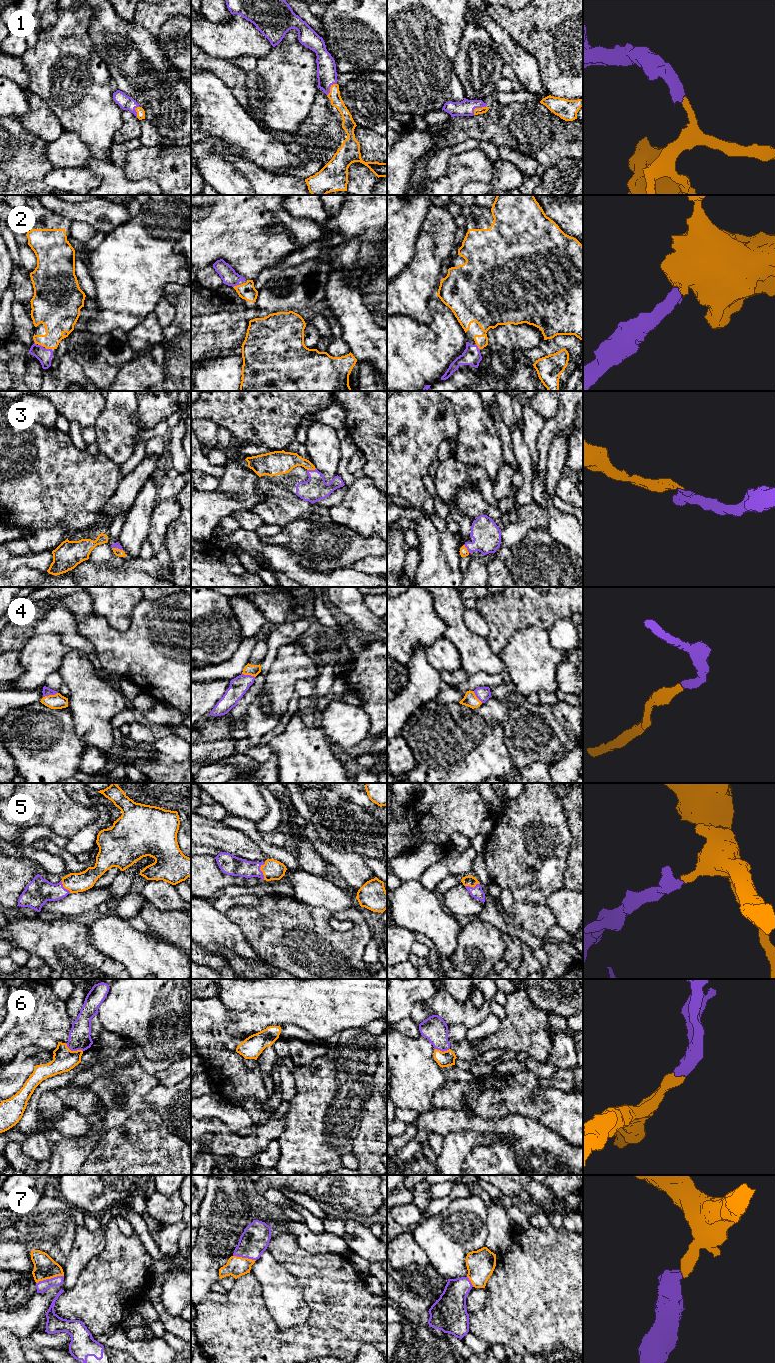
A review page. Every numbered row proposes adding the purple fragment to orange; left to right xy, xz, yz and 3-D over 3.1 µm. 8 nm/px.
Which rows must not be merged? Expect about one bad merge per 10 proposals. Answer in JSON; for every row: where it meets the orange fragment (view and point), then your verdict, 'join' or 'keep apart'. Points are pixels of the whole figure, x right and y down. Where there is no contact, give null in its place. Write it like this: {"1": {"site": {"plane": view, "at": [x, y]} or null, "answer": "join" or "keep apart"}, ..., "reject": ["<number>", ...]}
{"1": {"site": {"plane": "yz", "at": [477, 108]}, "answer": "join"}, "2": {"site": {"plane": "xy", "at": [48, 348]}, "answer": "join"}, "3": {"site": {"plane": "xz", "at": [311, 469]}, "answer": "join"}, "4": {"site": {"plane": "xy", "at": [50, 695]}, "answer": "join"}, "5": {"site": {"plane": "xz", "at": [261, 870]}, "answer": "join"}, "6": {"site": {"plane": "xy", "at": [73, 1051]}, "answer": "join"}, "7": {"site": {"plane": "xy", "at": [49, 1278]}, "answer": "join"}, "reject": []}

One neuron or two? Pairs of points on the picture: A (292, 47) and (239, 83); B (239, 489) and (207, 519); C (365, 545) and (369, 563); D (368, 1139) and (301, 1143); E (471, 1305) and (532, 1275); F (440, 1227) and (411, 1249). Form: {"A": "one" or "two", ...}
{"A": "two", "B": "one", "C": "two", "D": "two", "E": "two", "F": "two"}

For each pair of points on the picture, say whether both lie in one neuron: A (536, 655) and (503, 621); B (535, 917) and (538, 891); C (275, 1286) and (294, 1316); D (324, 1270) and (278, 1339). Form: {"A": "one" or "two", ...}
{"A": "two", "B": "one", "C": "one", "D": "one"}

